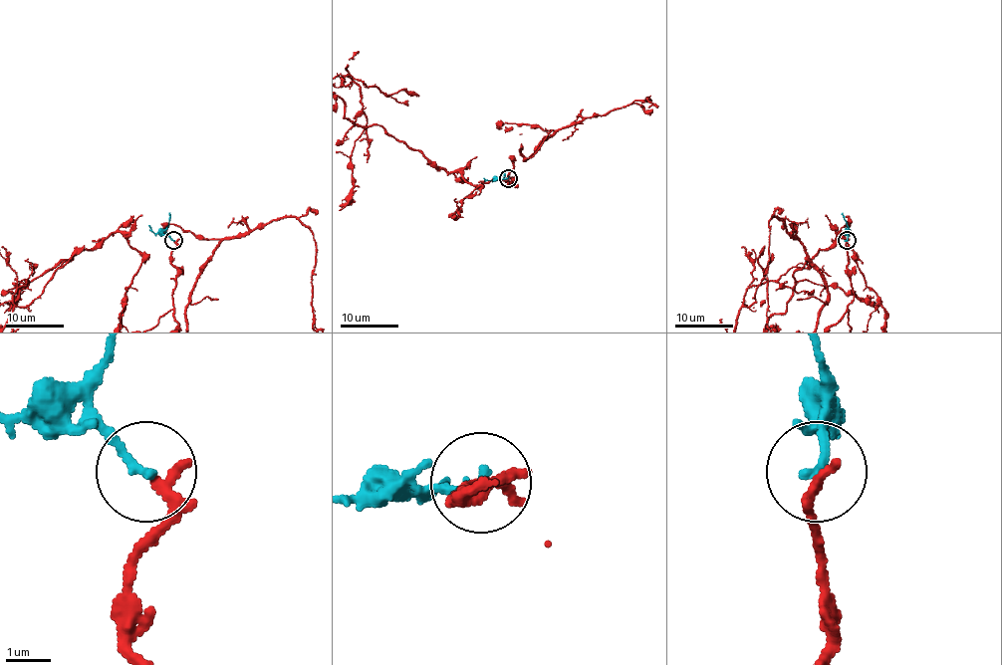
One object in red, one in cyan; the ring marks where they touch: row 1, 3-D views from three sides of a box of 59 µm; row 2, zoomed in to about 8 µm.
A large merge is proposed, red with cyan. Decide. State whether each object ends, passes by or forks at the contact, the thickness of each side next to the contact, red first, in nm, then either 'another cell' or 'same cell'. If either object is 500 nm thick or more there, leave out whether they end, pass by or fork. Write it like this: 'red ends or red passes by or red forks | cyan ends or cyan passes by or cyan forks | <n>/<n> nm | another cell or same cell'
red ends | cyan ends | 260/240 nm | same cell

